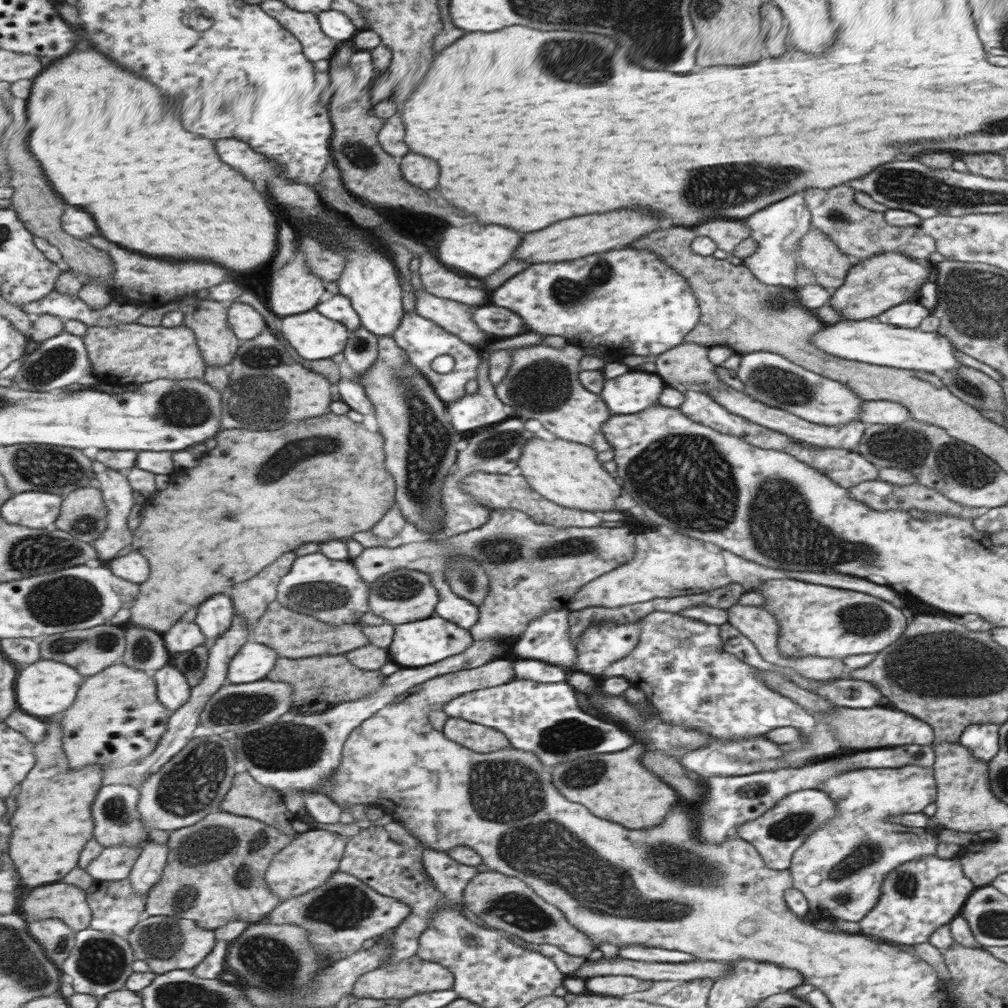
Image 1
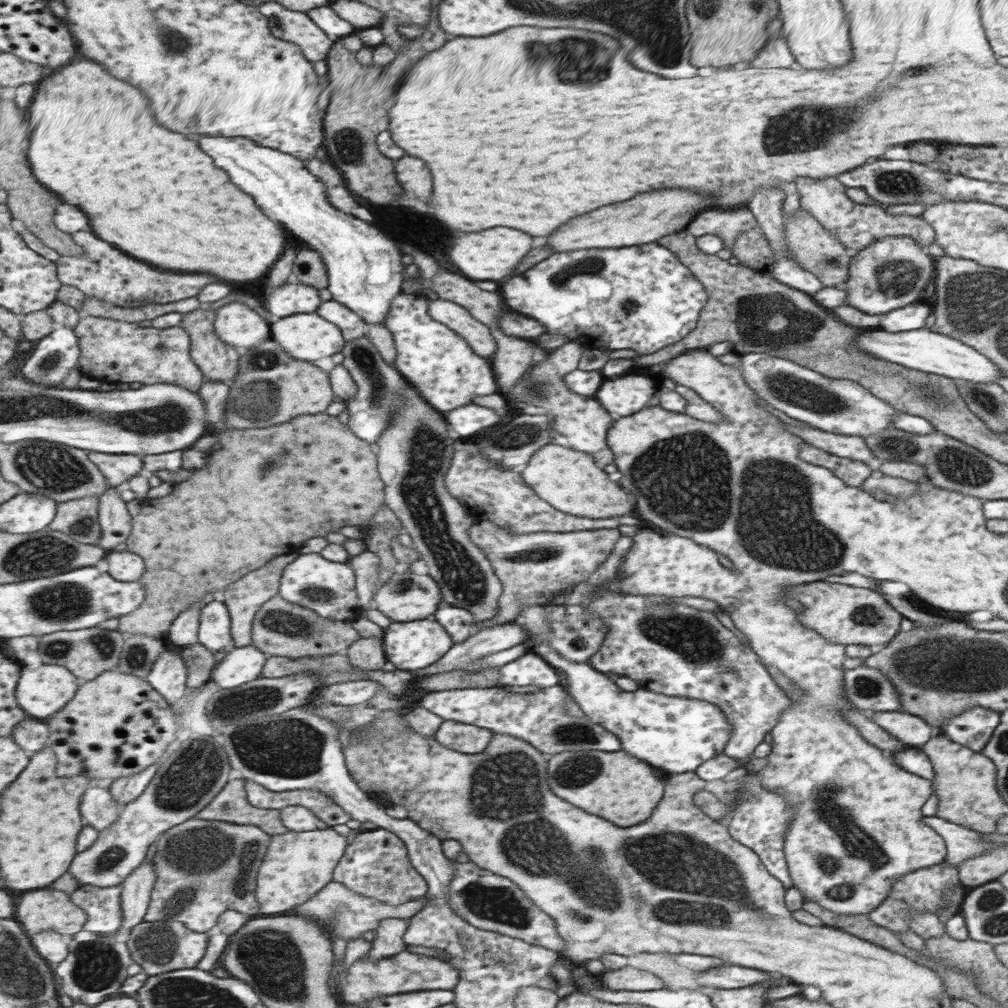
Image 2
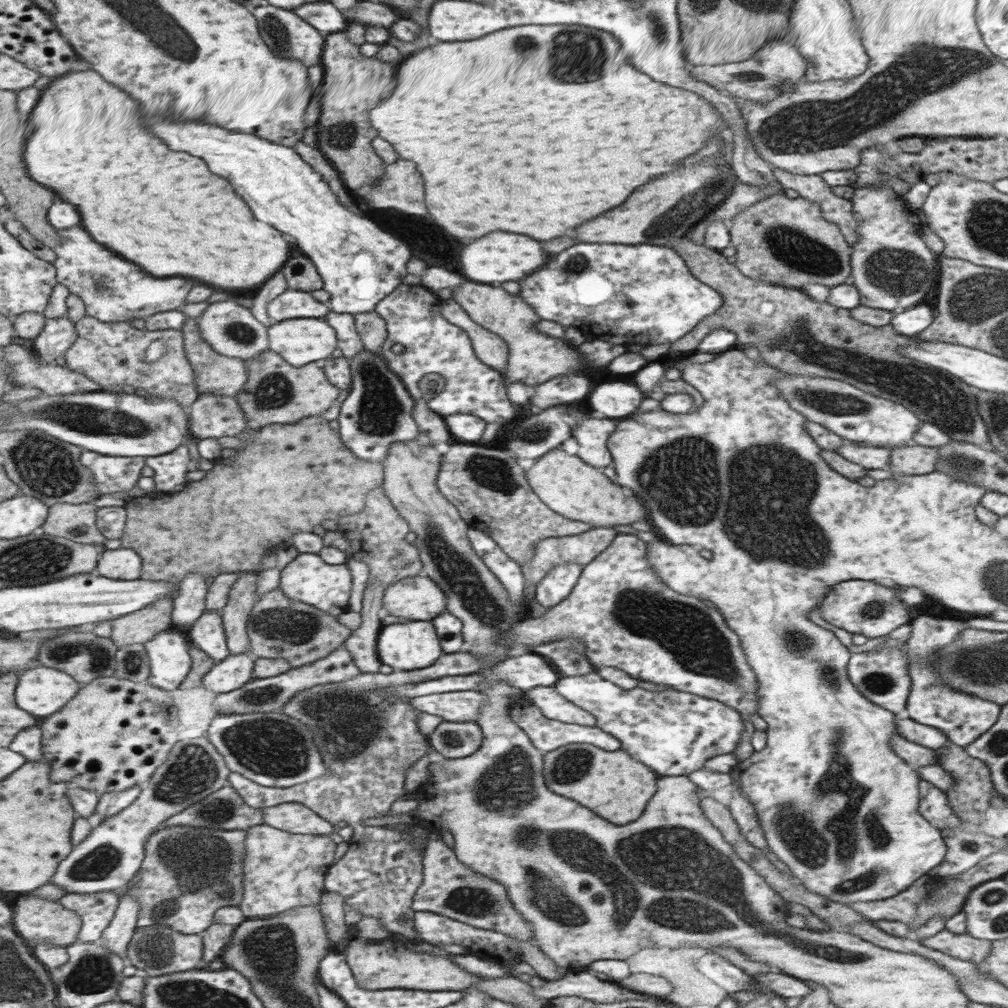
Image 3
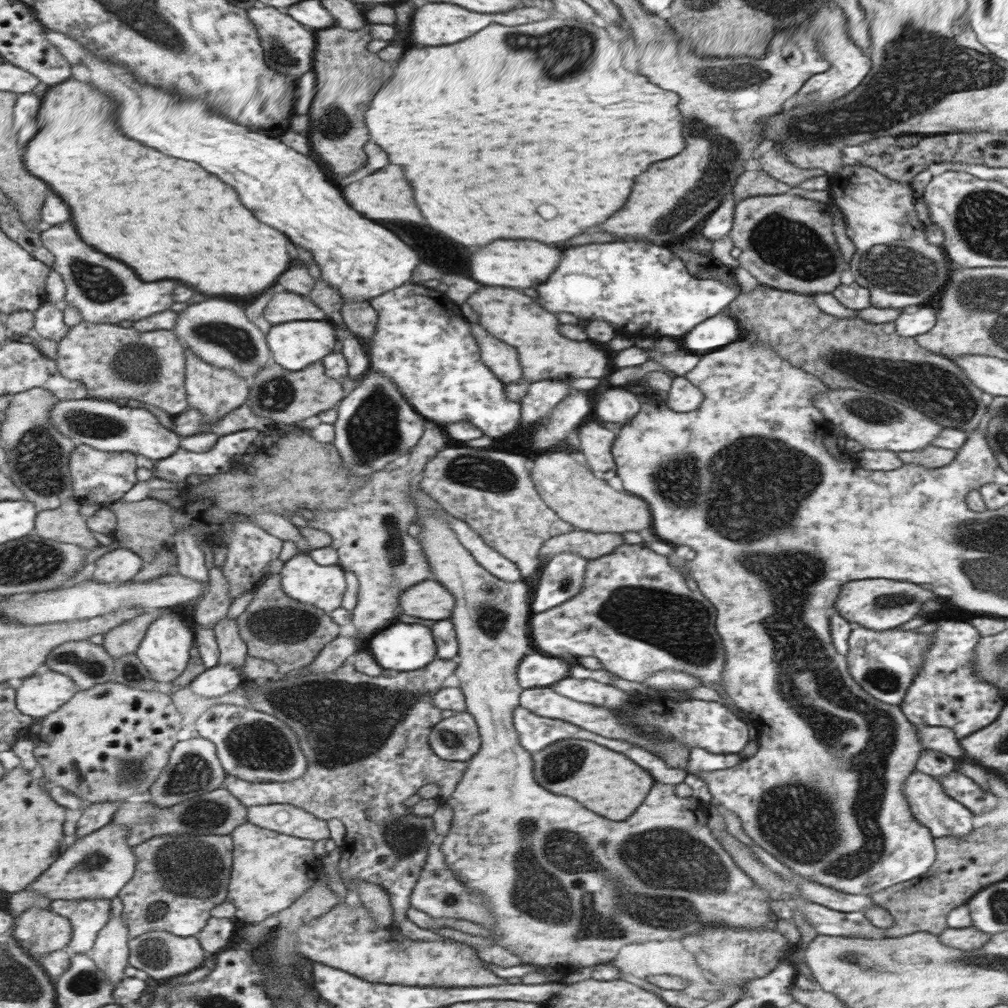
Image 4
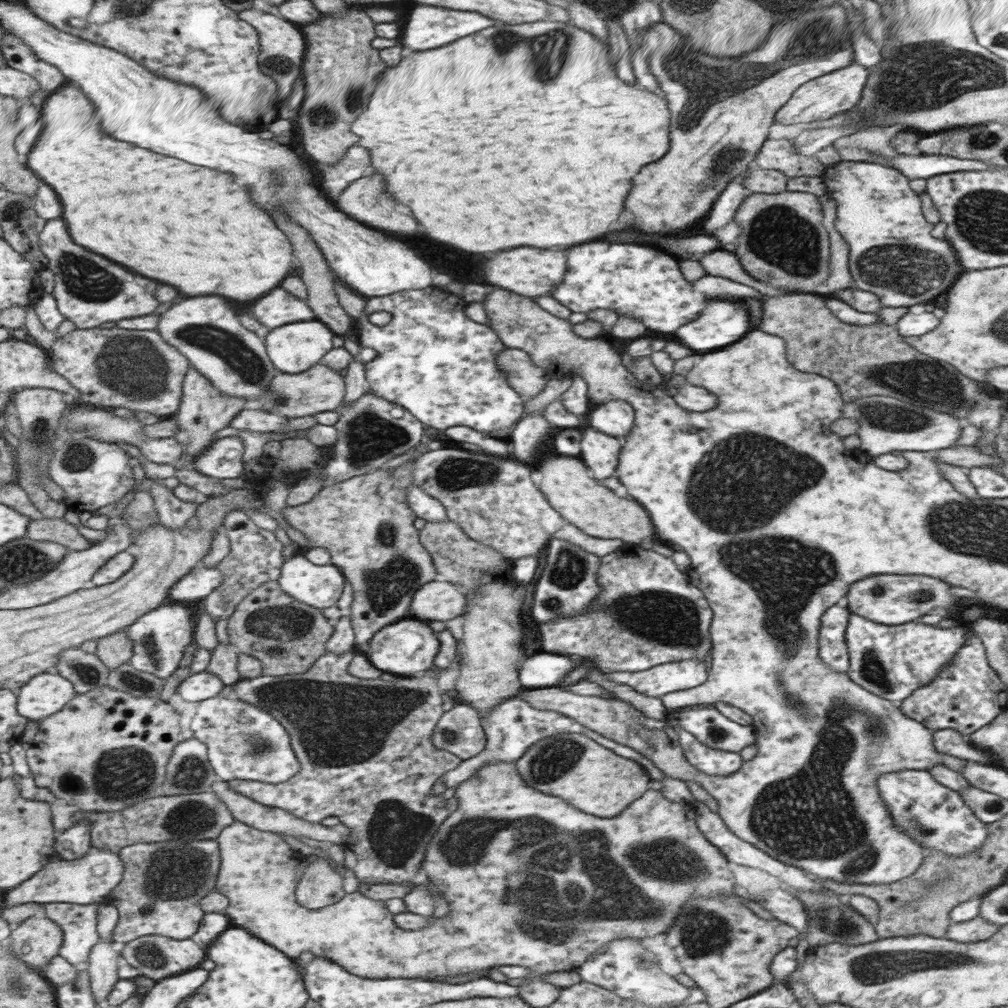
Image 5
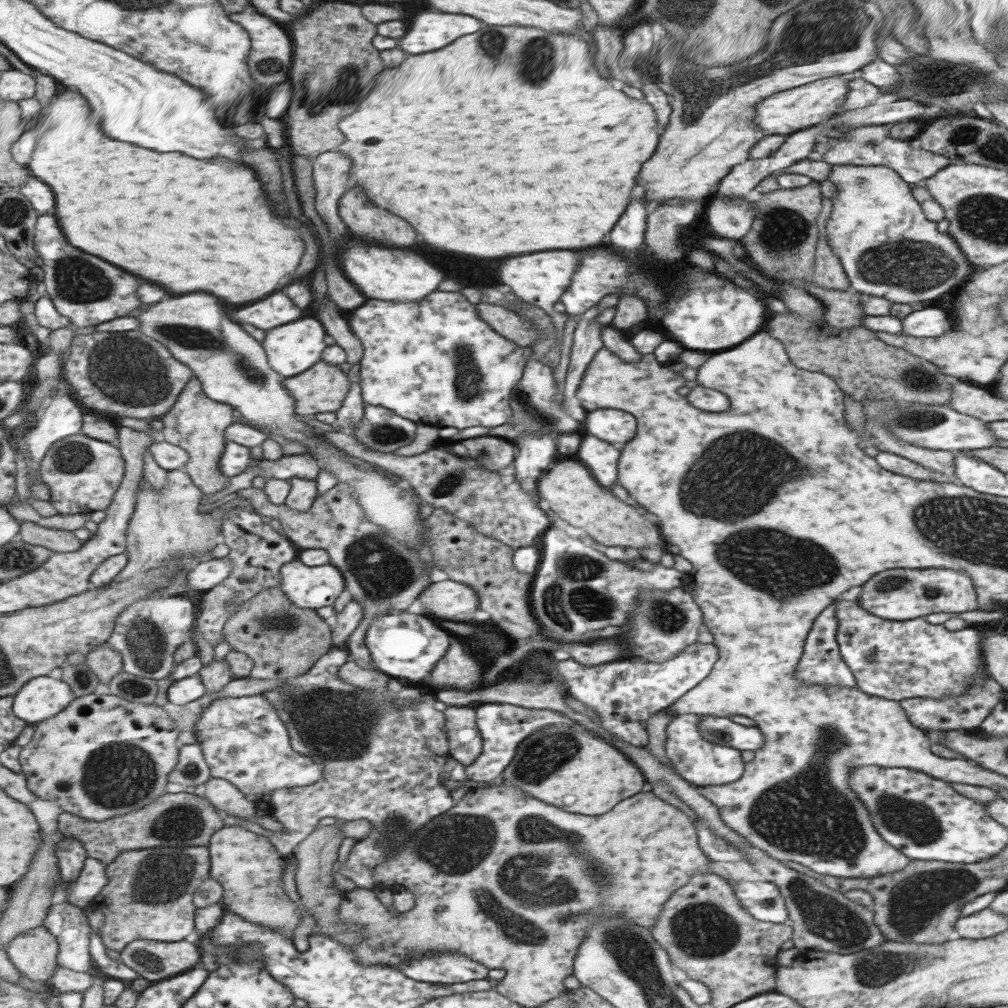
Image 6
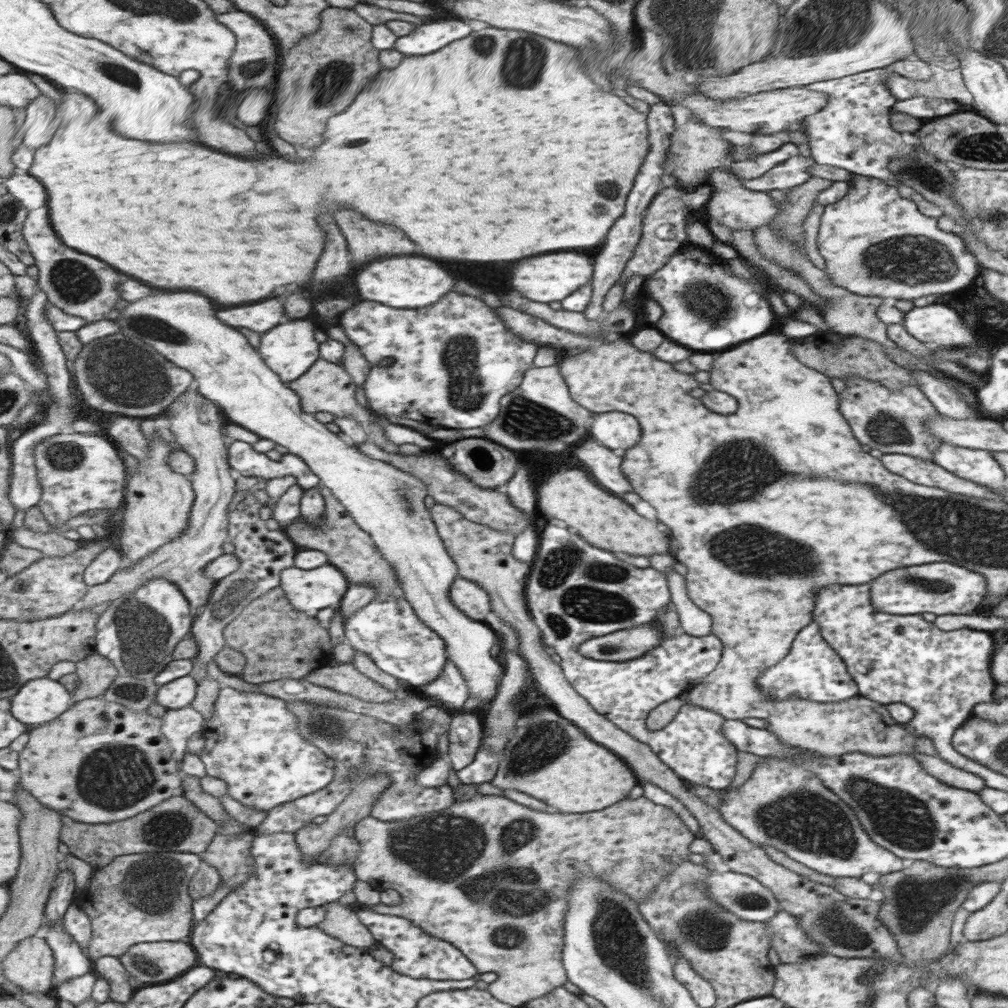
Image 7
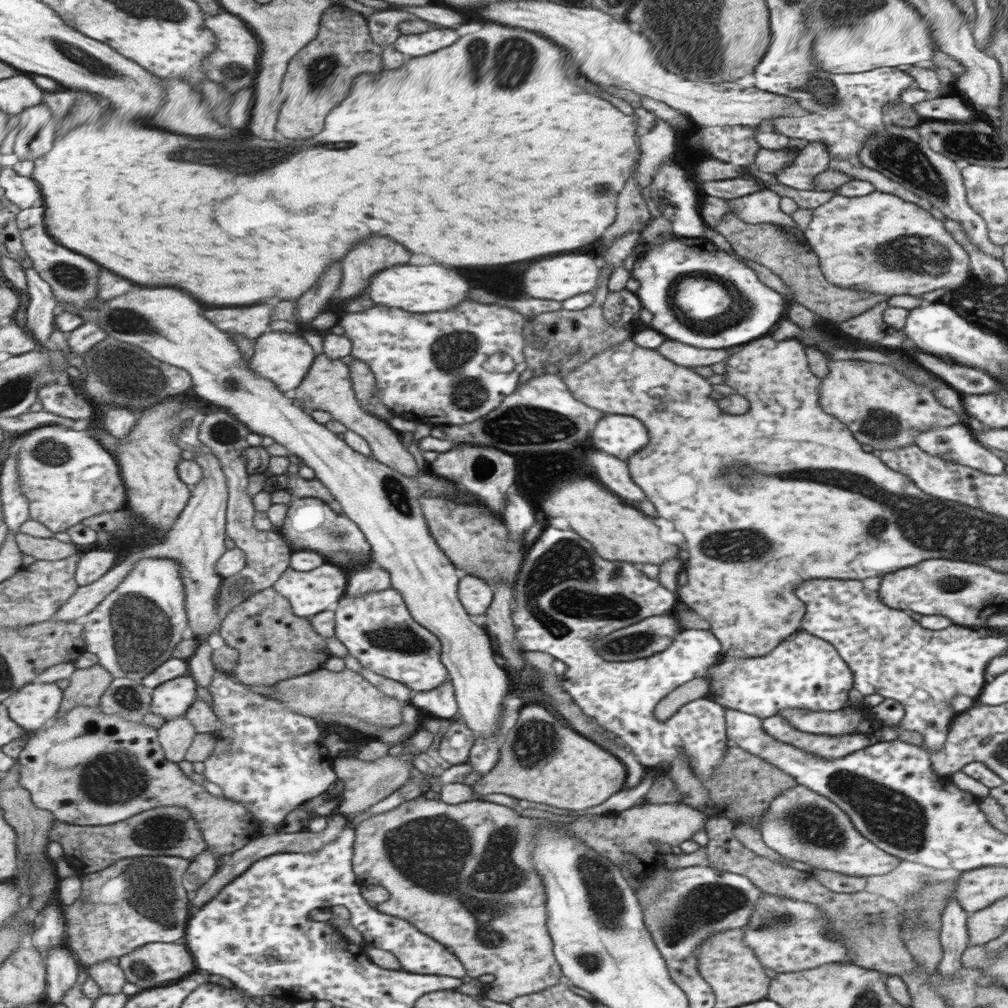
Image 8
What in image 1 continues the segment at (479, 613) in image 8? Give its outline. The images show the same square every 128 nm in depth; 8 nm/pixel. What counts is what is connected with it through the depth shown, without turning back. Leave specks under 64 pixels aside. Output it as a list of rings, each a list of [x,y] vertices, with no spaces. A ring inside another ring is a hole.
[[[399,569],[381,574],[373,584],[369,584],[368,599],[369,612],[380,616],[389,624],[398,625],[433,616],[439,594],[428,573]]]

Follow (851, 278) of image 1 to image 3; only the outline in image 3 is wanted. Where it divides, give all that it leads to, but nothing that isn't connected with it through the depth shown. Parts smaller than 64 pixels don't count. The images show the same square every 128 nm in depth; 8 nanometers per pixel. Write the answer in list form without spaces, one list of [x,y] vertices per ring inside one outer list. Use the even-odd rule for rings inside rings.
[[[865,185],[855,187],[853,195],[848,198],[853,210],[853,218],[859,220],[857,227],[857,241],[850,252],[850,274],[854,277],[853,286],[860,292],[860,307],[873,308],[875,310],[887,310],[896,312],[909,309],[913,304],[921,302],[921,296],[925,296],[935,286],[935,256],[933,252],[921,242],[917,228],[907,220],[907,212],[903,210],[899,198],[887,188],[887,186]]]

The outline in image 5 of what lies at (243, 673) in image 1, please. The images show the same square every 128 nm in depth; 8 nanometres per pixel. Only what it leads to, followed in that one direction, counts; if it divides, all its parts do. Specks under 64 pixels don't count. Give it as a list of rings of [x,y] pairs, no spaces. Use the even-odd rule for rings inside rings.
[[[200,672],[187,677],[178,686],[177,692],[187,702],[201,702],[219,696],[225,684],[221,676],[211,672]]]

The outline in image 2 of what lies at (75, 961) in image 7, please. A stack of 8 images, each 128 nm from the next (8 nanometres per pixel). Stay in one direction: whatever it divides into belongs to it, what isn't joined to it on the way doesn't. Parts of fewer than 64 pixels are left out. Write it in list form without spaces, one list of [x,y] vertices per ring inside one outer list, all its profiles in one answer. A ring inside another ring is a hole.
[[[83,885],[71,893],[70,897],[89,916],[85,930],[109,936],[117,933],[123,925],[125,912],[121,886],[100,888]]]

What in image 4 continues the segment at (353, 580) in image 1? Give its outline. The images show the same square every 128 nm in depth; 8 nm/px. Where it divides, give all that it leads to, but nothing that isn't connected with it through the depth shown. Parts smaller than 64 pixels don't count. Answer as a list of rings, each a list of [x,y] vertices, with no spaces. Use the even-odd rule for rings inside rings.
[[[298,553],[286,563],[280,572],[284,591],[295,600],[313,604],[331,613],[343,606],[344,596],[348,589],[348,576],[340,565],[321,566],[308,554]]]

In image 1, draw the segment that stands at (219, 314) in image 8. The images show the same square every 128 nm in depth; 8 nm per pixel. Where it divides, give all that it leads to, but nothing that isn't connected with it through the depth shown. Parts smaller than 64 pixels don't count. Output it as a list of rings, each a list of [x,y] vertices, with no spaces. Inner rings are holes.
[[[297,250],[297,254],[289,260],[284,268],[269,268],[271,294],[269,304],[277,317],[284,318],[302,314],[314,309],[331,294],[332,287],[309,272],[305,252]]]

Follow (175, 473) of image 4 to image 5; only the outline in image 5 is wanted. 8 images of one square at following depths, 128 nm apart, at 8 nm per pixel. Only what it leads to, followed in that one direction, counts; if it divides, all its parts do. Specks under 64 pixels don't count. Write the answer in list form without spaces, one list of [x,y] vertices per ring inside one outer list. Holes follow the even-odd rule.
[[[237,436],[218,438],[197,460],[191,462],[191,468],[213,478],[239,478],[244,475],[245,442]]]

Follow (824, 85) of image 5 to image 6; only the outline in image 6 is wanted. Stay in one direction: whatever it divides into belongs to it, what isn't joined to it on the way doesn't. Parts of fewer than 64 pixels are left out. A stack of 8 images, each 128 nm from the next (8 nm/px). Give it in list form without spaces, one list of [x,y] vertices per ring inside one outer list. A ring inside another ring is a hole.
[[[849,74],[810,82],[763,98],[763,101],[757,102],[755,111],[753,111],[755,128],[759,128],[763,135],[786,136],[833,117],[833,113],[837,112],[837,109],[841,109],[841,103],[845,101],[847,81],[852,80],[852,76]]]

